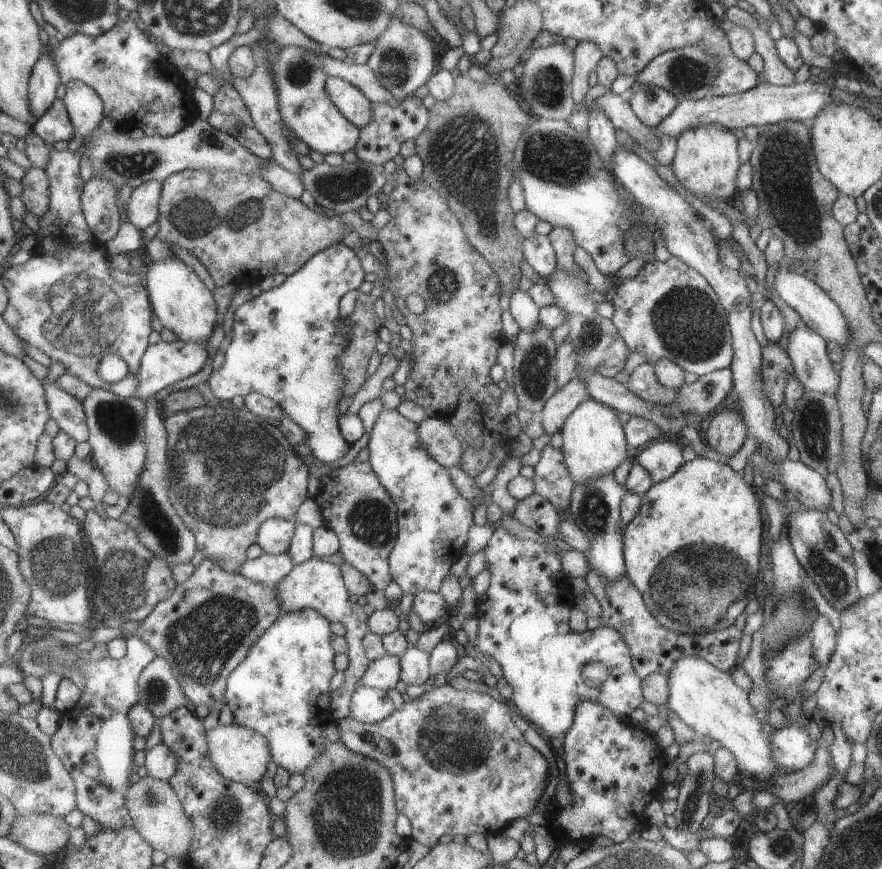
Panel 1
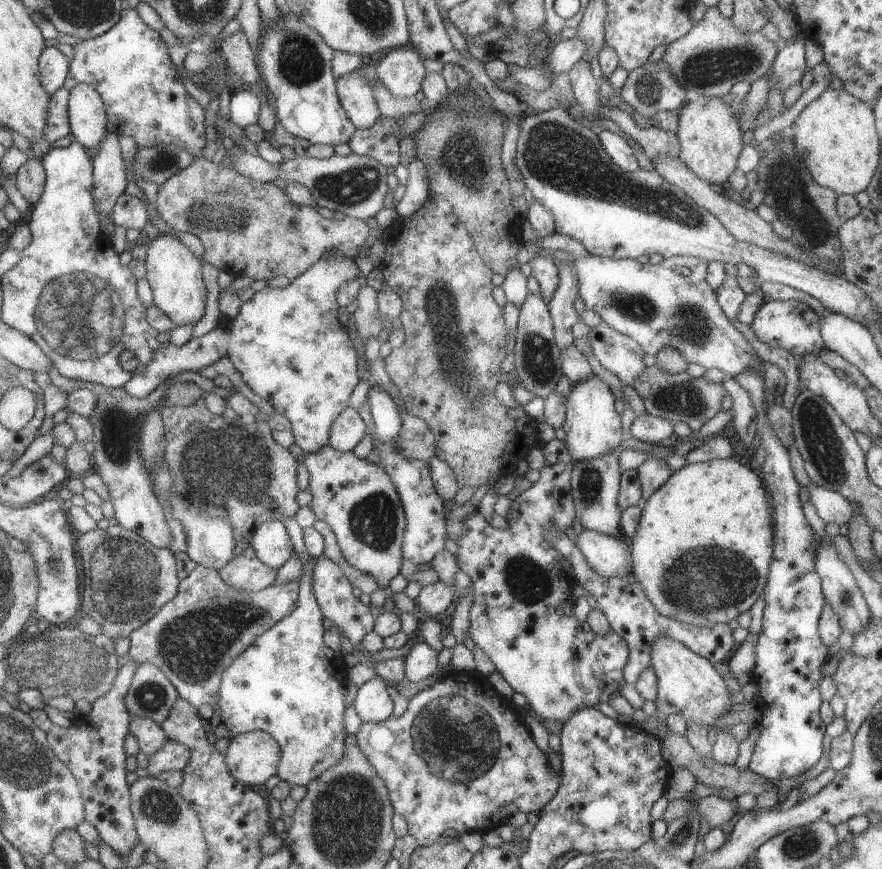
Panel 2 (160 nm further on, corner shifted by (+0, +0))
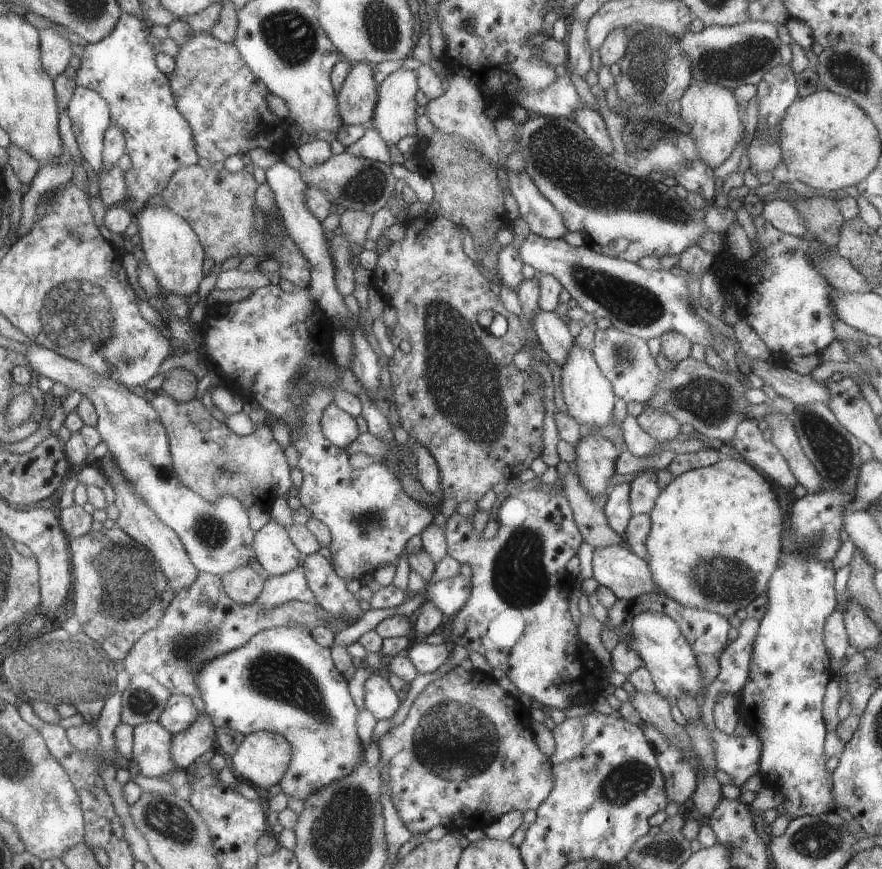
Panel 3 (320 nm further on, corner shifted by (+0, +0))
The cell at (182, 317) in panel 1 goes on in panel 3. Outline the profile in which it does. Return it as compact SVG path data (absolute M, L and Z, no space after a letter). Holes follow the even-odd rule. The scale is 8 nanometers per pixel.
M147 205L136 216L140 226L141 248L145 252L145 260L156 272L162 289L166 293L179 293L186 299L196 292L203 278L203 254L200 239L188 220L169 207Z

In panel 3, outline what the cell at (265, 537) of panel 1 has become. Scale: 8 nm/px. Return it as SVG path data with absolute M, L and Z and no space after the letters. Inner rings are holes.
M269 520L255 534L257 562L269 577L276 577L300 565L301 554L289 540L285 526Z

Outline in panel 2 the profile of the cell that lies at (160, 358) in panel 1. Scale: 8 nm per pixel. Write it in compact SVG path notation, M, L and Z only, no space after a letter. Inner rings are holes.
M339 252L336 255L330 262L322 256L305 272L290 280L286 287L273 288L265 285L255 291L251 298L240 304L237 316L229 320L227 326L214 327L203 336L191 338L181 347L164 343L144 372L129 380L122 392L146 399L165 378L172 378L187 370L198 372L200 365L227 357L252 392L269 402L275 413L287 418L294 443L301 448L303 454L315 452L327 444L336 451L351 451L366 432L360 414L347 406L349 394L359 382L356 364L358 358L347 337L346 328L338 321L335 294L339 284L357 278L359 271L354 259Z

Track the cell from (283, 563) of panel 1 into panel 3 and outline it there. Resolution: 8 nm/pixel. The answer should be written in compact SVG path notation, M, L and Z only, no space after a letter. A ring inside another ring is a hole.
M249 565L233 569L229 574L221 577L221 580L229 598L241 605L255 601L264 583Z

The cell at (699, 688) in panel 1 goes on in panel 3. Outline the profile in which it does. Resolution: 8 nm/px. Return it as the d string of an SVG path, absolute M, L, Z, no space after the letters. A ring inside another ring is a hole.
M652 610L635 613L631 619L630 632L633 649L651 675L654 692L664 699L672 697L676 700L683 691L690 692L698 698L702 691L703 679L697 668L692 648L671 617Z

